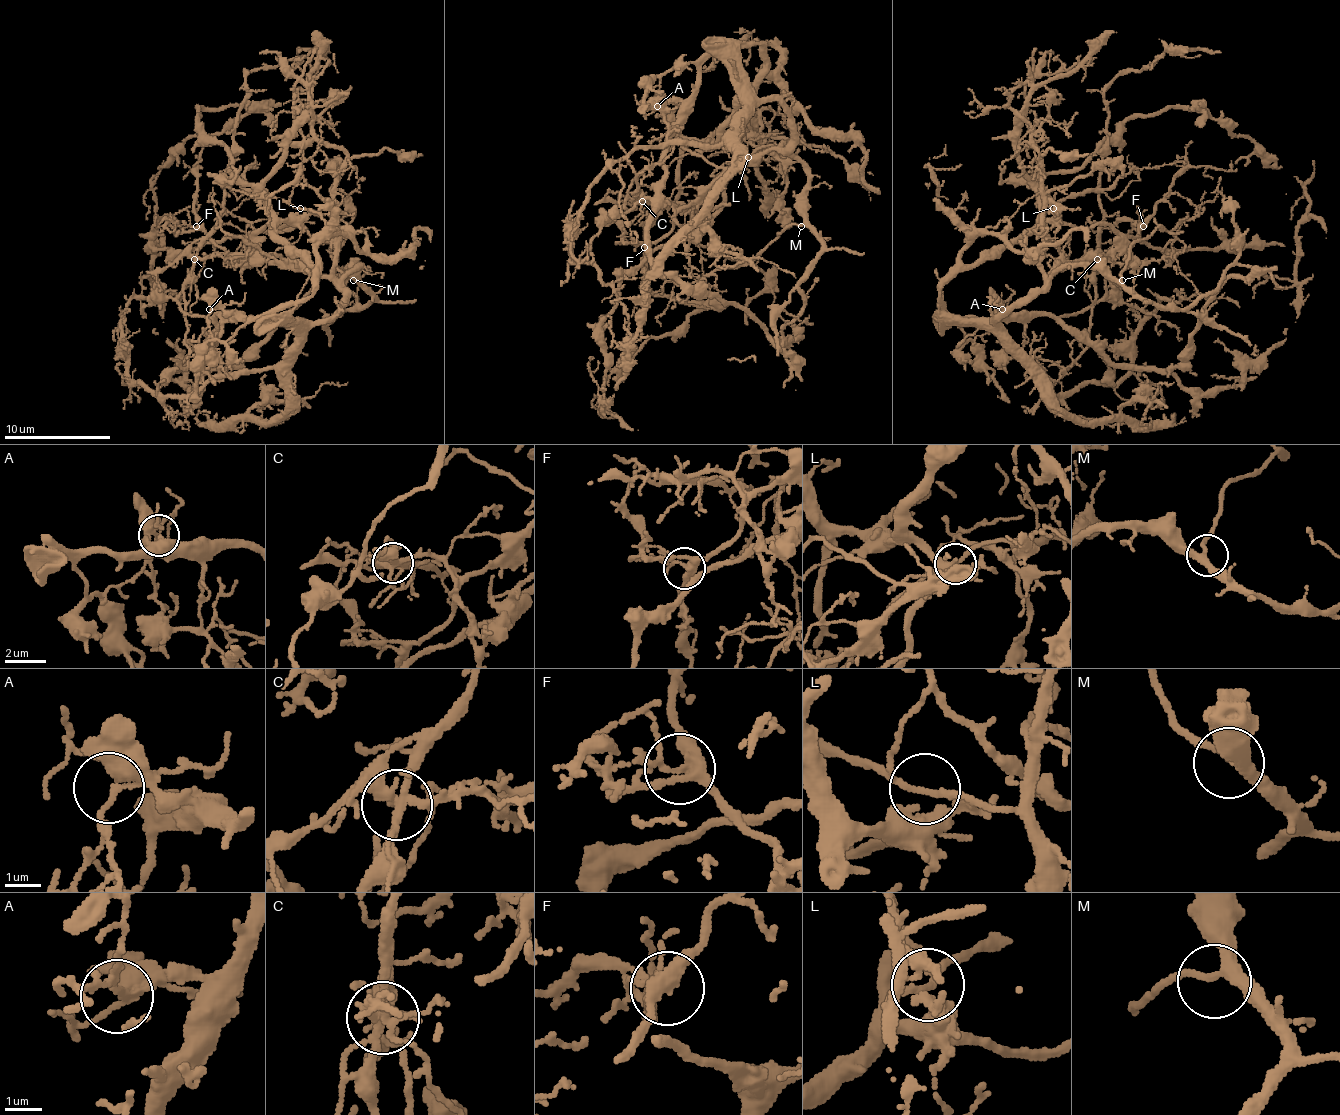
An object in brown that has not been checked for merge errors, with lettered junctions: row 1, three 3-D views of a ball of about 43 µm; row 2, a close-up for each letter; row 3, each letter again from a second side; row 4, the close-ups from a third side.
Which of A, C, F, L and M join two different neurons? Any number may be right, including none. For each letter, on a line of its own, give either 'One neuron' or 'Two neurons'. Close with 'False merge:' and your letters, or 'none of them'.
A: One neuron
C: Two neurons
F: One neuron
L: One neuron
M: One neuron
False merge: C

